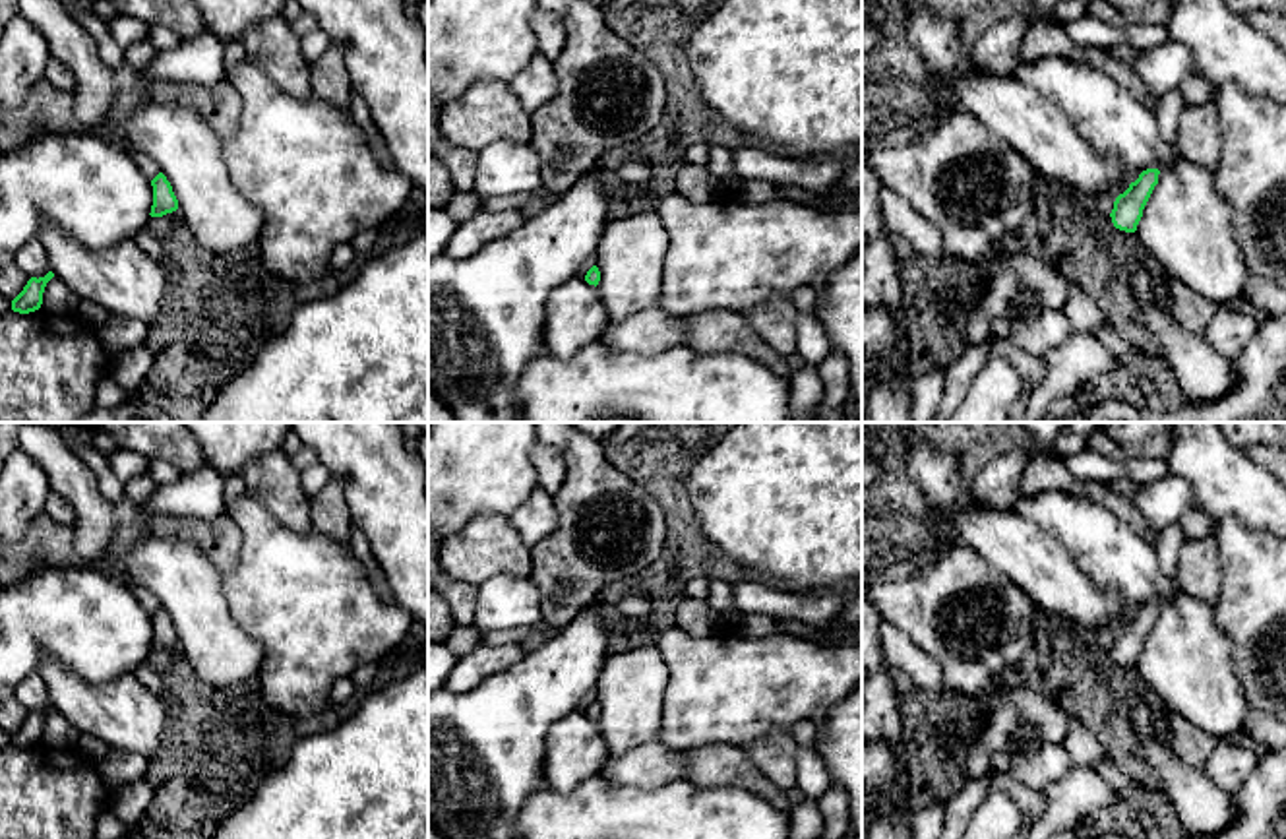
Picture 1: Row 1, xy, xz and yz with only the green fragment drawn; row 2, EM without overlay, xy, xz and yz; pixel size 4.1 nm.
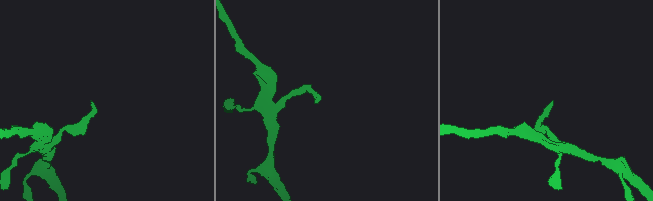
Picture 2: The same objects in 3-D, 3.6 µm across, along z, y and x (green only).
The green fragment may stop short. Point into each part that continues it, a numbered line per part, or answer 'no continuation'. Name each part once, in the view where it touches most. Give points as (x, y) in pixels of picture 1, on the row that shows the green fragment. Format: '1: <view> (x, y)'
no continuation

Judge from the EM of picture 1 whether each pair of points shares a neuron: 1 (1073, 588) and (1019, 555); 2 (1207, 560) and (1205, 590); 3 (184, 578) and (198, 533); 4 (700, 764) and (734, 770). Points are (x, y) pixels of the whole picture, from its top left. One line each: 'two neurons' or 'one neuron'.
1: one neuron
2: one neuron
3: two neurons
4: one neuron

